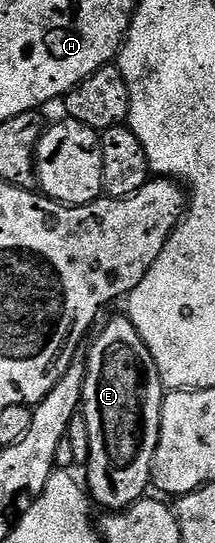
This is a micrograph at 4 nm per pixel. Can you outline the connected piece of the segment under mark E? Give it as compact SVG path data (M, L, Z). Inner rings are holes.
M129 317L114 318L98 335L93 335L90 350L85 351L86 379L82 393L81 413L86 415L88 440L90 441L90 461L85 467L88 494L95 503L103 506L106 512L121 512L133 502L147 497L152 483L152 460L160 440L160 420L162 419L162 400L164 387L162 377L154 363L152 352L130 323Z

